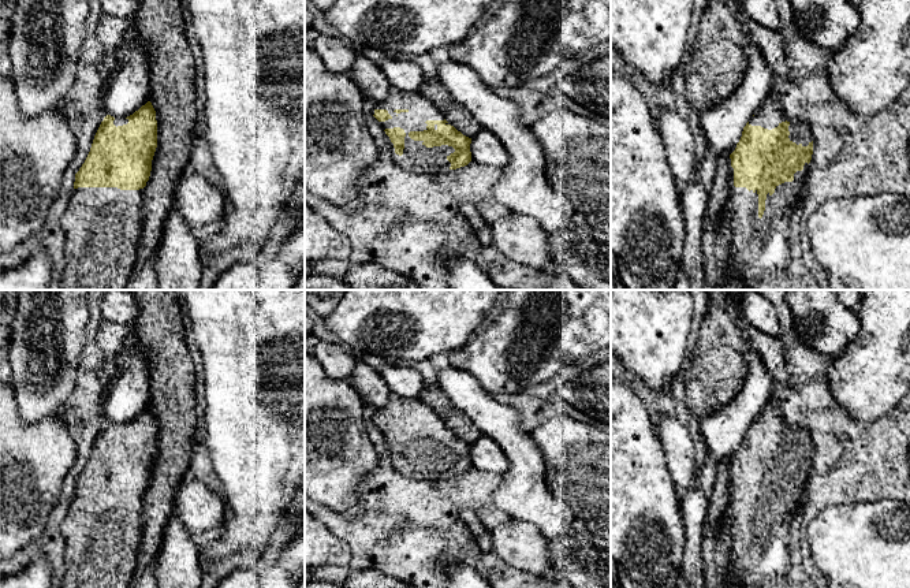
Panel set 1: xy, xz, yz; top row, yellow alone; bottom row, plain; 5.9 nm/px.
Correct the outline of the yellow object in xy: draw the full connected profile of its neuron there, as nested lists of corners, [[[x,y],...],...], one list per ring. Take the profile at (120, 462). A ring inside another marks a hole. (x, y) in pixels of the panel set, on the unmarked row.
[[[150,407],[126,425],[115,425],[111,421],[104,424],[85,469],[75,480],[71,505],[60,524],[66,543],[66,573],[60,588],[128,588],[142,536],[142,496],[150,483],[156,454],[157,427]]]

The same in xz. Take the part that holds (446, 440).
[[[392,394],[388,405],[377,409],[372,420],[387,440],[394,468],[410,480],[447,481],[471,468],[471,444],[451,432],[440,417],[418,398],[404,399]]]

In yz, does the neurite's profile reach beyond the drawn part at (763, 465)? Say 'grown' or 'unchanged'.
grown

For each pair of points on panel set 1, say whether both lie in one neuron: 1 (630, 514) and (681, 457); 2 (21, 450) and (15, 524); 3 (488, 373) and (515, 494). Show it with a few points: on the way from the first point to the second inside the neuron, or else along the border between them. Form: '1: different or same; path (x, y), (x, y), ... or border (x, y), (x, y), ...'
1: different; border (657, 439), (662, 446), (664, 465), (675, 486)
2: same; path (17, 468), (15, 506)
3: different; border (469, 373), (492, 397)

